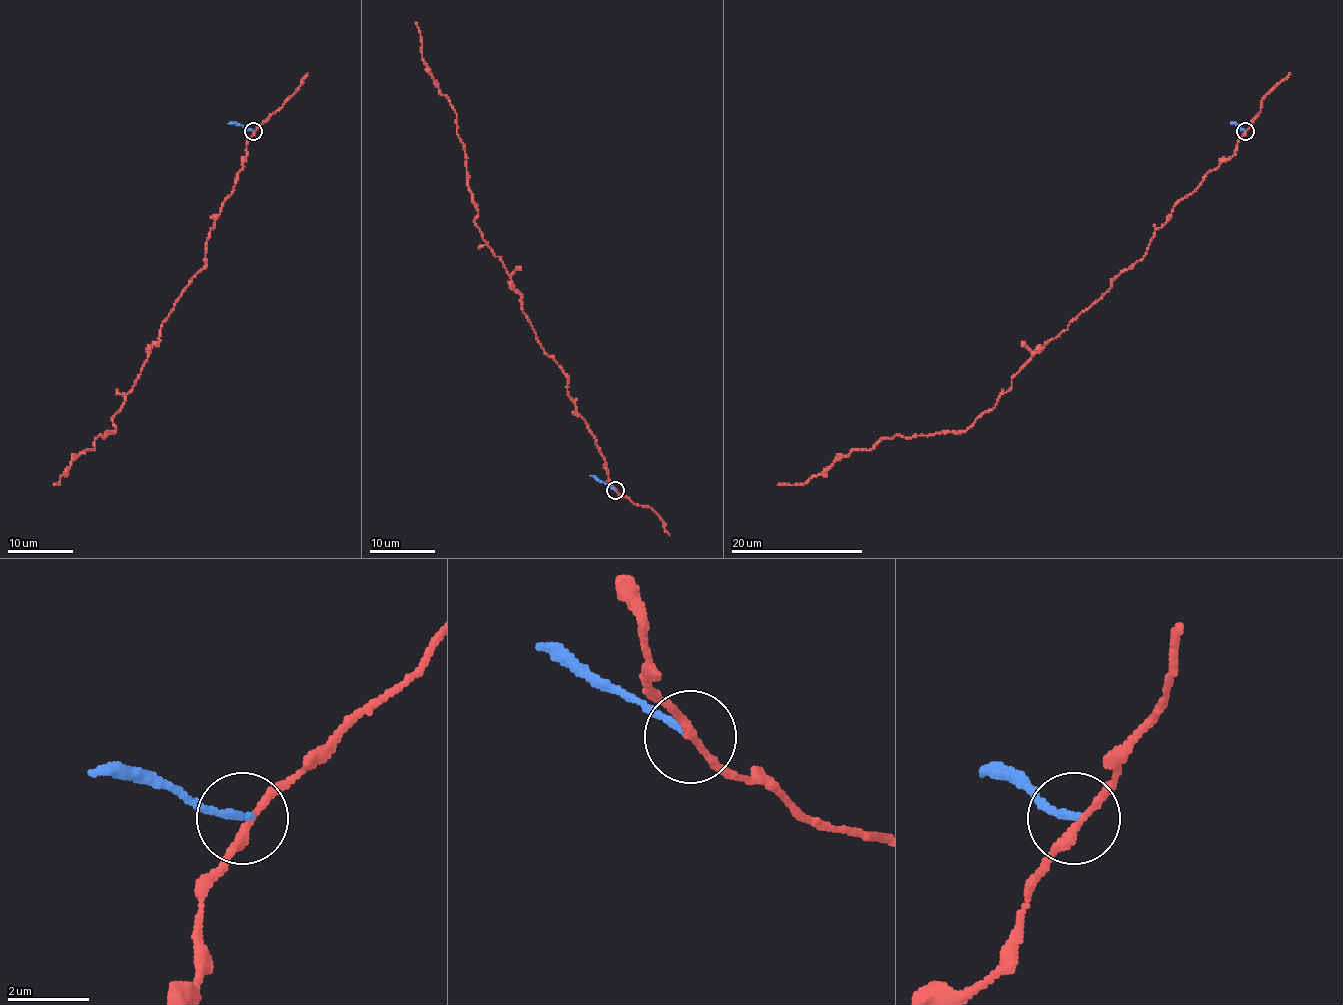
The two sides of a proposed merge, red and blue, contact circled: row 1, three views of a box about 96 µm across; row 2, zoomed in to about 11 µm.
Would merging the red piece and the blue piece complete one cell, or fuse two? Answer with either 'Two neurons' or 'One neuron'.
Two neurons

